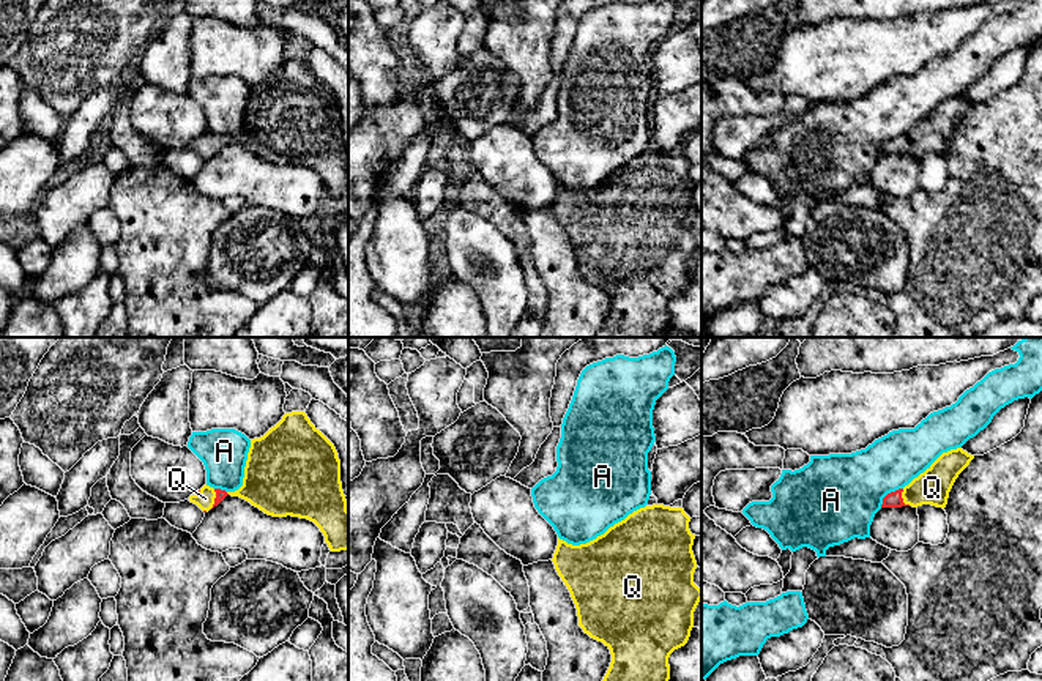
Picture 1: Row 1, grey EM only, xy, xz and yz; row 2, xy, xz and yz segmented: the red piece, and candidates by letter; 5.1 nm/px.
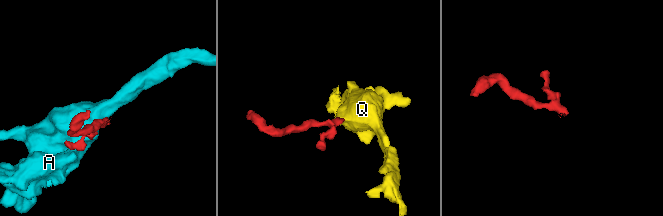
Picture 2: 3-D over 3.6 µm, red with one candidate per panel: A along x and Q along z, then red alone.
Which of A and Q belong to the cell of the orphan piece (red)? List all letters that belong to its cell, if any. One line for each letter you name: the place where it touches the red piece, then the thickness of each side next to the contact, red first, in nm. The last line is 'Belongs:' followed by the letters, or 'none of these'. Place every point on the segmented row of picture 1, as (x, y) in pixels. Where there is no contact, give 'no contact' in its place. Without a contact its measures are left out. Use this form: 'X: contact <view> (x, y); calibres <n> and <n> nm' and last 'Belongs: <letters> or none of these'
Q: contact xy (215, 498); calibres 50 and 90 nm
Belongs: Q

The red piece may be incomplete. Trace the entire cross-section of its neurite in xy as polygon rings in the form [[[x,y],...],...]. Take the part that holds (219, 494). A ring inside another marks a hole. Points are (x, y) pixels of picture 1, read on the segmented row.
[[[304,411],[285,413],[263,437],[251,440],[238,490],[225,492],[205,484],[189,501],[208,512],[227,495],[240,497],[273,517],[307,519],[320,528],[331,552],[348,550],[348,509],[341,482],[341,460],[334,445]]]

